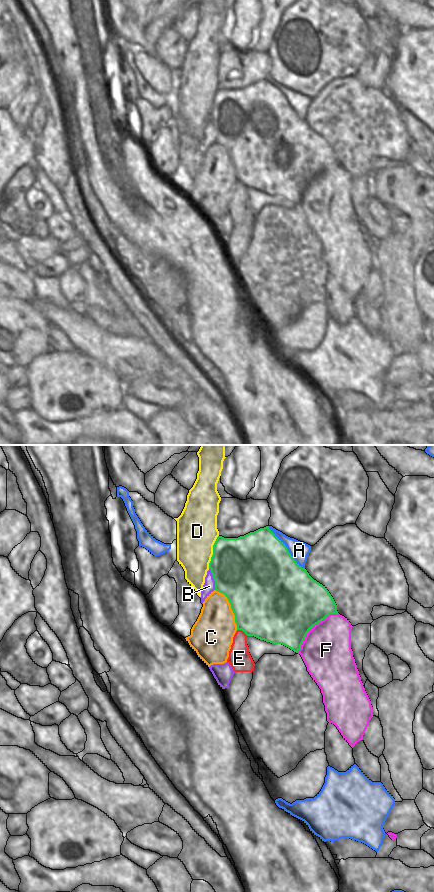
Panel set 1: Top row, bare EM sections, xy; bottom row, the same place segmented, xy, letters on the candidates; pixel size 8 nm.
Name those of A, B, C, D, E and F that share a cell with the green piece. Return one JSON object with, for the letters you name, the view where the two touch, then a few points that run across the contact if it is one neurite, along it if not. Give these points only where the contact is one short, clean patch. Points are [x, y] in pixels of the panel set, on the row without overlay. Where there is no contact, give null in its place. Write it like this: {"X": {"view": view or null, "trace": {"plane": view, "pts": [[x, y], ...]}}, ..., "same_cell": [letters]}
{"same_cell": []}

